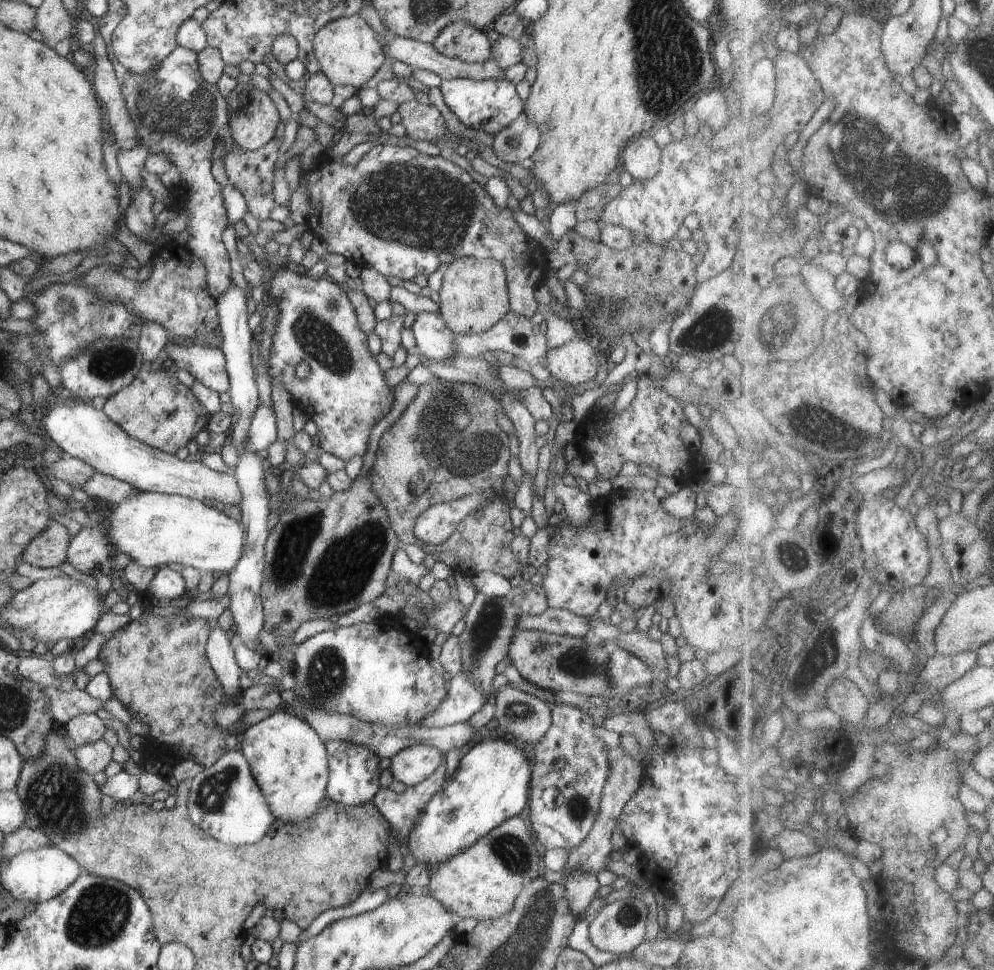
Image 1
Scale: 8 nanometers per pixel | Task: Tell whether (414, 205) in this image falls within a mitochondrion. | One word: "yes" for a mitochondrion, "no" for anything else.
yes

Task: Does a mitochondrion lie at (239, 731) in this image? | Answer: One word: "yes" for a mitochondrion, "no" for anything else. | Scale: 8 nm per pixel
no

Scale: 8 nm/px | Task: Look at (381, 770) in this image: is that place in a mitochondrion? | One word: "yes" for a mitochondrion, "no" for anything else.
no

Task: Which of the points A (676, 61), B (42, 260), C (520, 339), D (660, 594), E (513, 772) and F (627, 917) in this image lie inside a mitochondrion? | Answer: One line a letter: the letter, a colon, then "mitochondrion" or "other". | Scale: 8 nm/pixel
A: mitochondrion
B: other
C: other
D: other
E: other
F: mitochondrion

